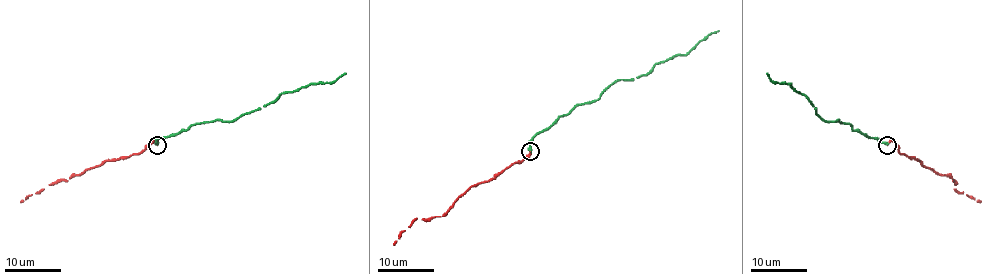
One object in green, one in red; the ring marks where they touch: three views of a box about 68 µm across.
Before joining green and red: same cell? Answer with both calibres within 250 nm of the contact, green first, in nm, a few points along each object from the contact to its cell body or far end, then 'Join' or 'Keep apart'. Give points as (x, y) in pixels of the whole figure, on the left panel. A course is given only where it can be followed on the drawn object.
Thickness 240 nm (green) against 130 nm. Course of green: (157, 144), (159, 138), (194, 124), (234, 121), (283, 92), (332, 83), (345, 73). Course of red: (157, 145), (154, 141), (137, 154), (50, 183), (20, 202). Join

